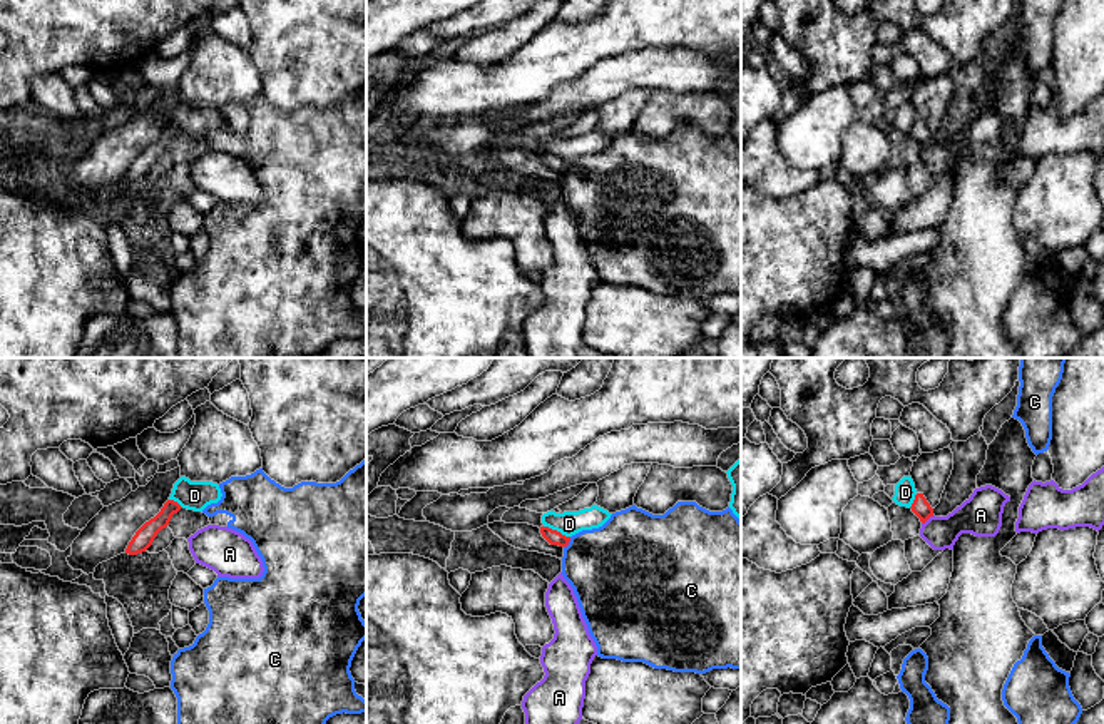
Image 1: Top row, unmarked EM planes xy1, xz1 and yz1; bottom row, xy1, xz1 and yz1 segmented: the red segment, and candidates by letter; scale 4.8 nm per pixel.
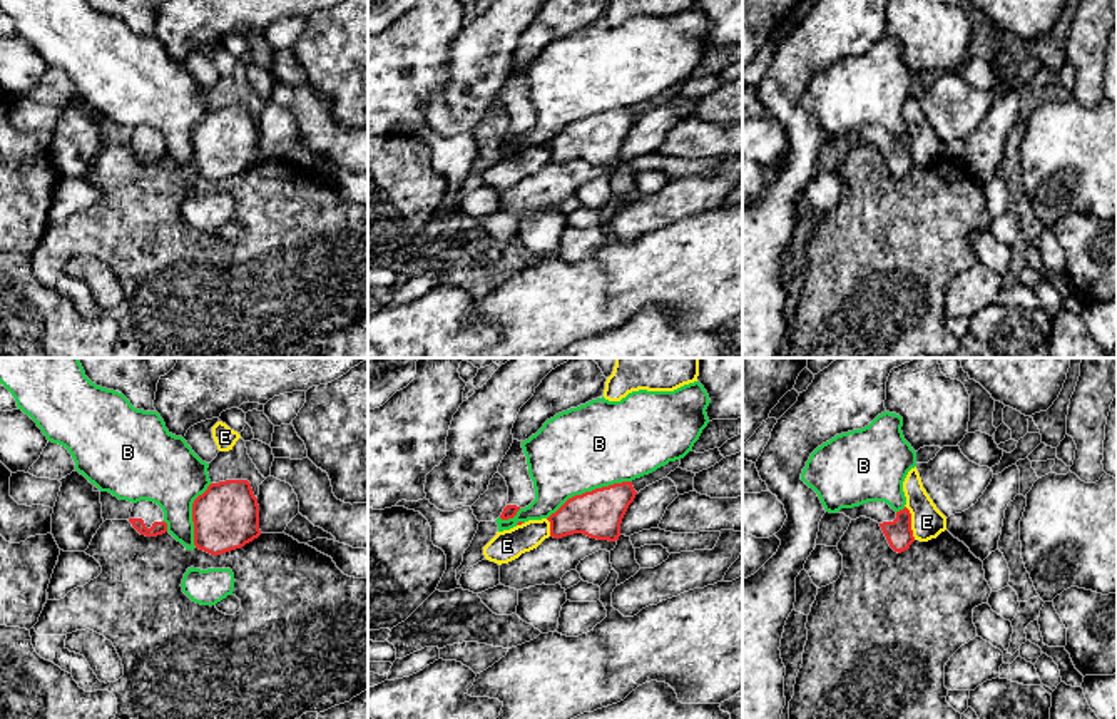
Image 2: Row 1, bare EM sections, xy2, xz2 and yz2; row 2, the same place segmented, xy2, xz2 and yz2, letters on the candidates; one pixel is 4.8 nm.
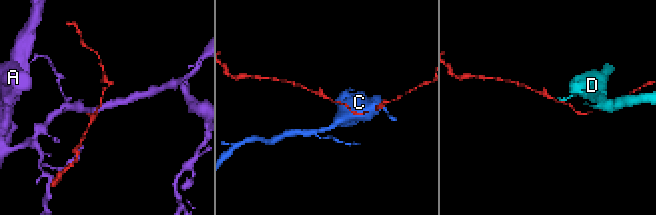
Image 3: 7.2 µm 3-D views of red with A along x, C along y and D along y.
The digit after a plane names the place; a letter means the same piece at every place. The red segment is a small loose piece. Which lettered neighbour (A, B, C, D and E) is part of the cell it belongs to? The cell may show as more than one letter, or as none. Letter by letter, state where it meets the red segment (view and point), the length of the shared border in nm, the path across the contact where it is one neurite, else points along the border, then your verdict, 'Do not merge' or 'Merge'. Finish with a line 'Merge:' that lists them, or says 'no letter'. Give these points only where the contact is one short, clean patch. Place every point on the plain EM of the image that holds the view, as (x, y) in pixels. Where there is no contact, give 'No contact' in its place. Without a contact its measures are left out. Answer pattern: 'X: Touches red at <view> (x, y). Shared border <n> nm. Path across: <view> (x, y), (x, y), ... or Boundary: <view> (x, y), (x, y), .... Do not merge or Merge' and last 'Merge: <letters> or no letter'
A: Touches red at yz1 (927, 144). Shared border 80 nm. Boundary: yz1 (934, 141), (922, 149). Do not merge
B: Touches red at xz2 (589, 117). Shared border 440 nm. Do not merge
C: Touches red at xz1 (569, 166). Shared border 70 nm. Do not merge
D: Touches red at xz1 (556, 156). Shared border 140 nm. Boundary: xz1 (544, 151), (569, 163). Do not merge
E: Touches red at yz2 (910, 147). Shared border 180 nm. Boundary: yz2 (905, 131), (915, 164). Do not merge
Merge: no letter

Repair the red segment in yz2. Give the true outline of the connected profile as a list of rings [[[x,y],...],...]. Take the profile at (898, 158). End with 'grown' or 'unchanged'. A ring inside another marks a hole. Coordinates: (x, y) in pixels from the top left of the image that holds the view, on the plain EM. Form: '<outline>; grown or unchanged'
[[[868,127],[859,132],[841,134],[836,139],[844,139],[851,145],[866,142],[878,147],[890,172],[898,179],[908,176],[915,167],[911,156],[911,139],[906,132],[900,137],[895,137],[885,127]]]; grown

